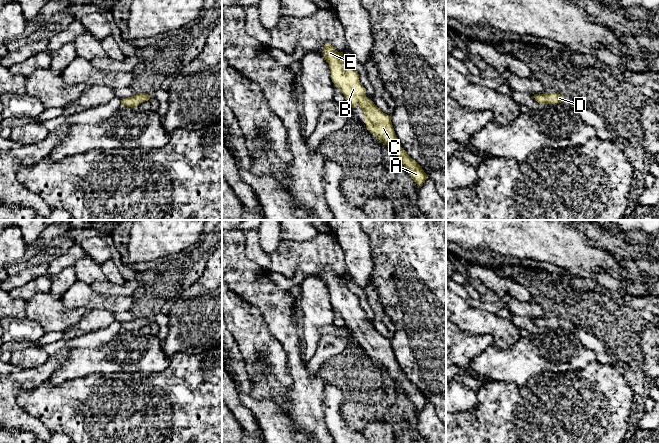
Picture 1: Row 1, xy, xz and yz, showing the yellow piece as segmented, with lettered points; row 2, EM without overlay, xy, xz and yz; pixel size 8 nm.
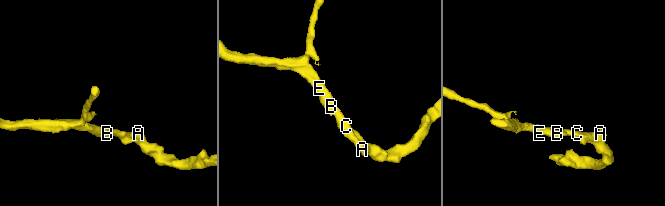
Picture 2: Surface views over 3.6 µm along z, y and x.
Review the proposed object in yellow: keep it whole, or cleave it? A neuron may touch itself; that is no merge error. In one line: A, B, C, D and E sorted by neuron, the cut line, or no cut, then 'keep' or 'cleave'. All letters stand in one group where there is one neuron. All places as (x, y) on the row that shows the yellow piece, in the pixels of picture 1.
A B C D E | no cut | keep

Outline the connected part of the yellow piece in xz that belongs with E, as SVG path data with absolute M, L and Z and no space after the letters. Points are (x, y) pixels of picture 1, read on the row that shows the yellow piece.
M329 43L324 45L326 62L329 64L331 80L341 90L345 100L355 108L359 105L364 112L367 130L384 142L390 153L398 156L406 171L420 187L428 178L422 167L401 147L391 122L391 116L383 113L374 102L366 96L366 90L359 80L353 66L342 60L343 52L335 51Z

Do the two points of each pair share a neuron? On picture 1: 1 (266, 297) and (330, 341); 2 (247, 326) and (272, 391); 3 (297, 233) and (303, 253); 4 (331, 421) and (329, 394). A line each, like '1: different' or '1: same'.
1: different
2: same
3: different
4: same

